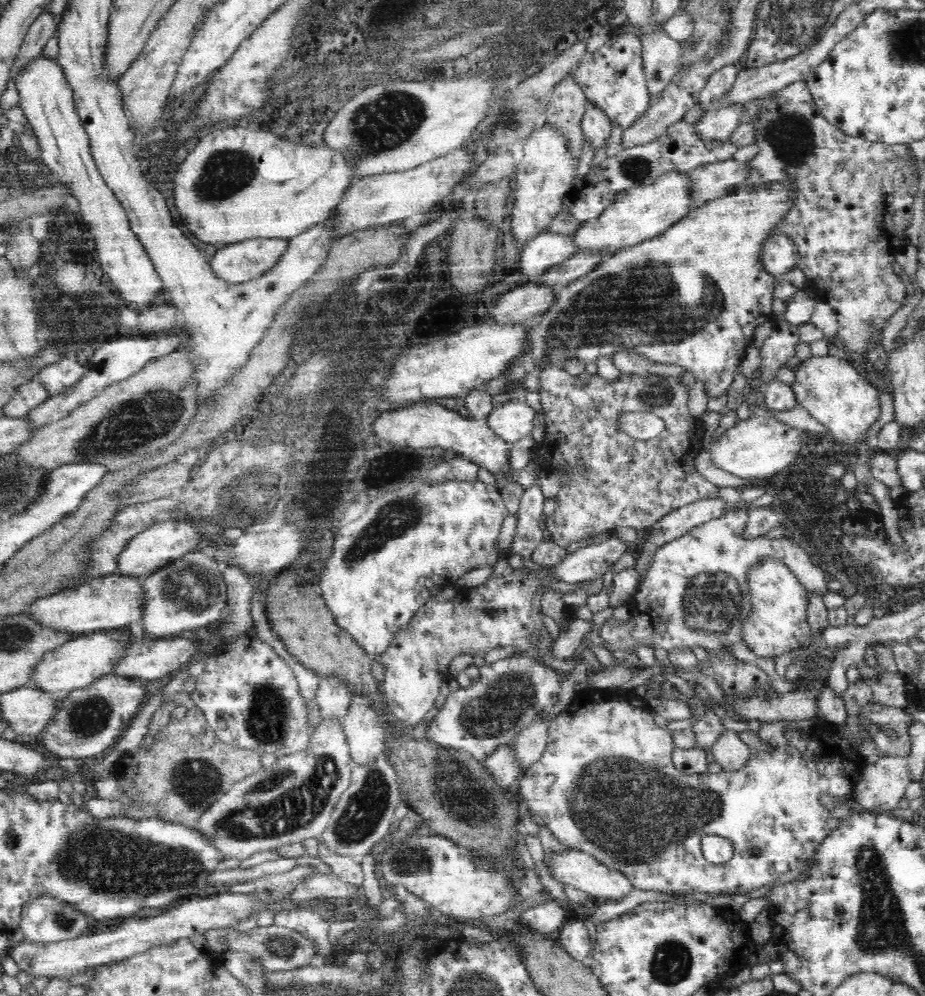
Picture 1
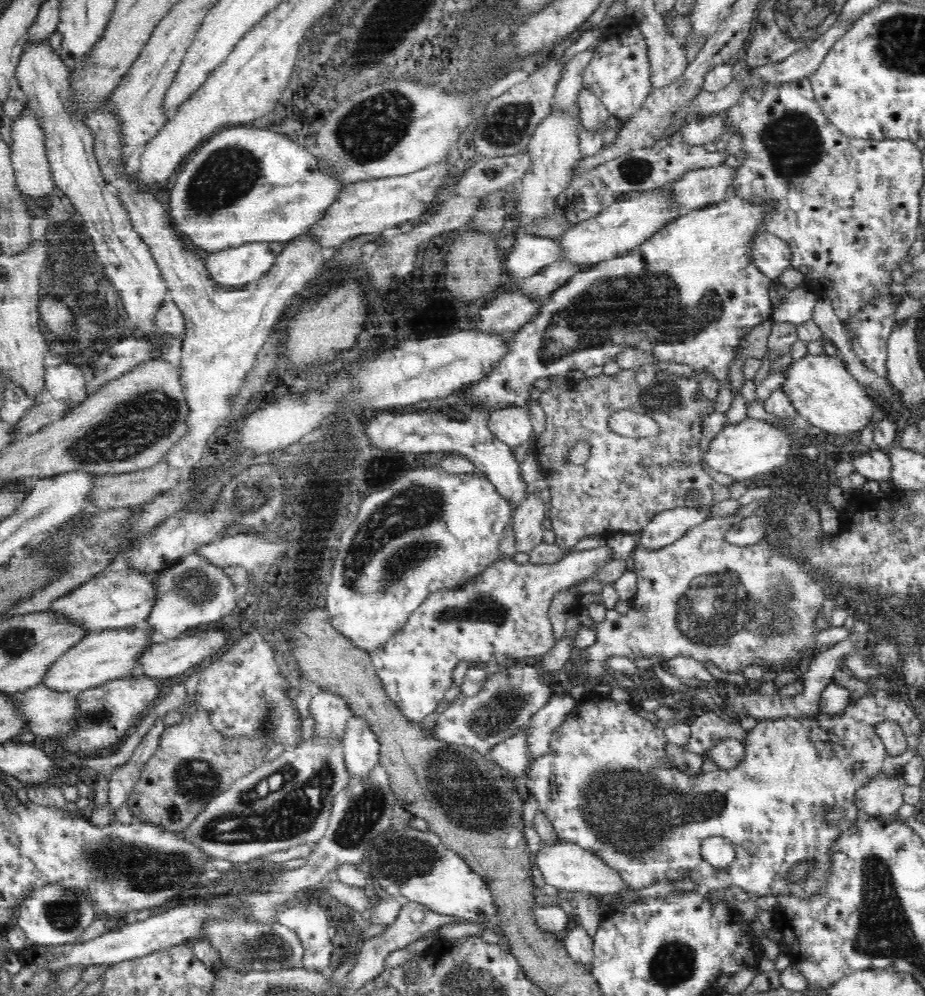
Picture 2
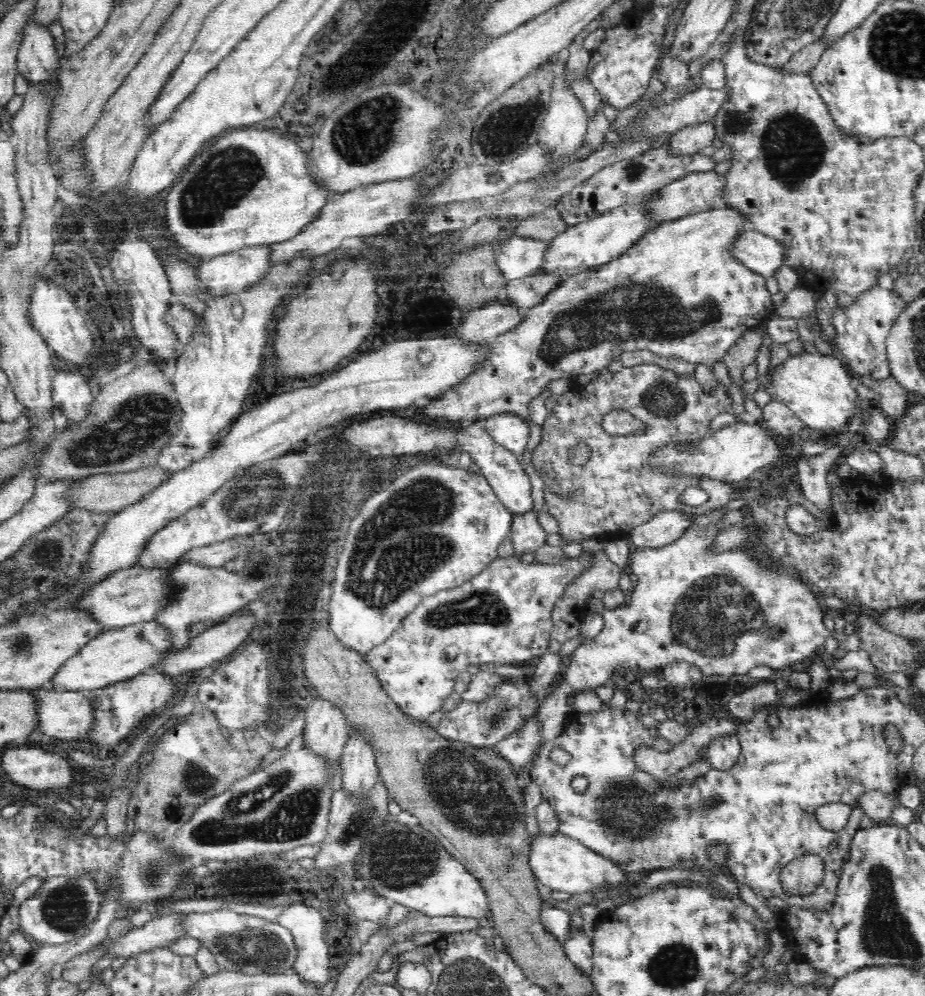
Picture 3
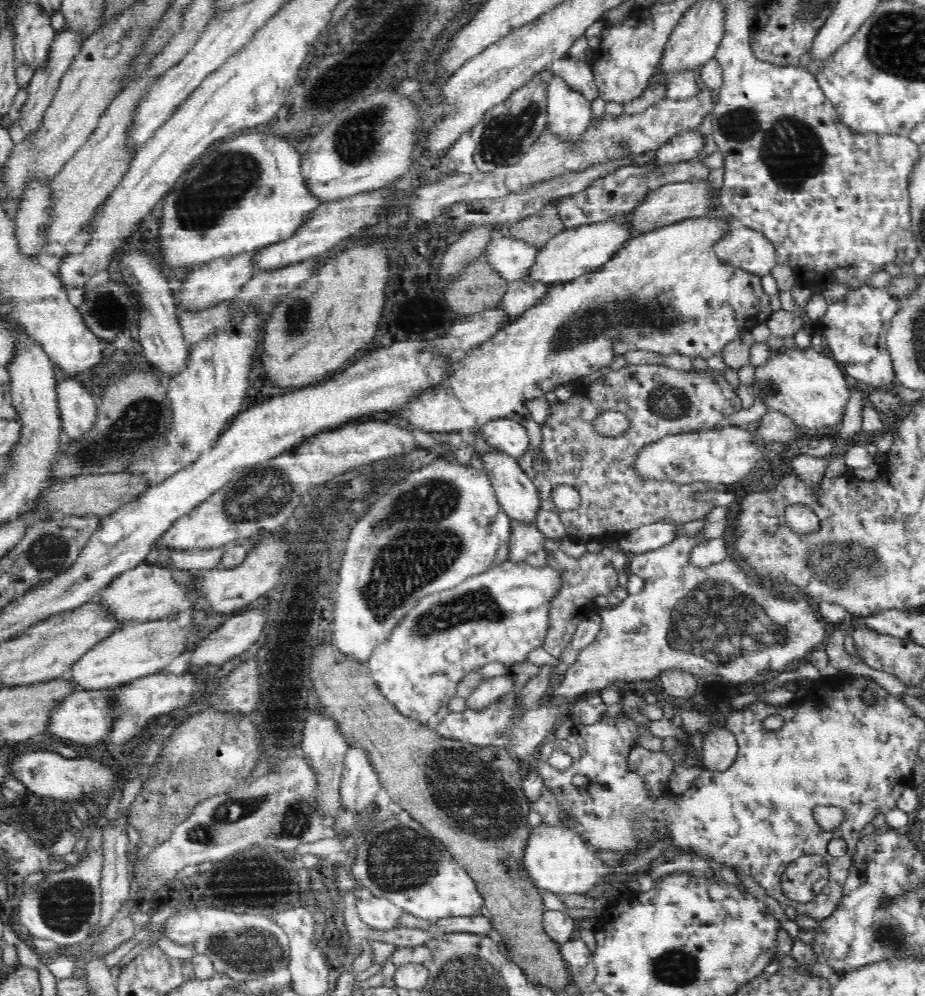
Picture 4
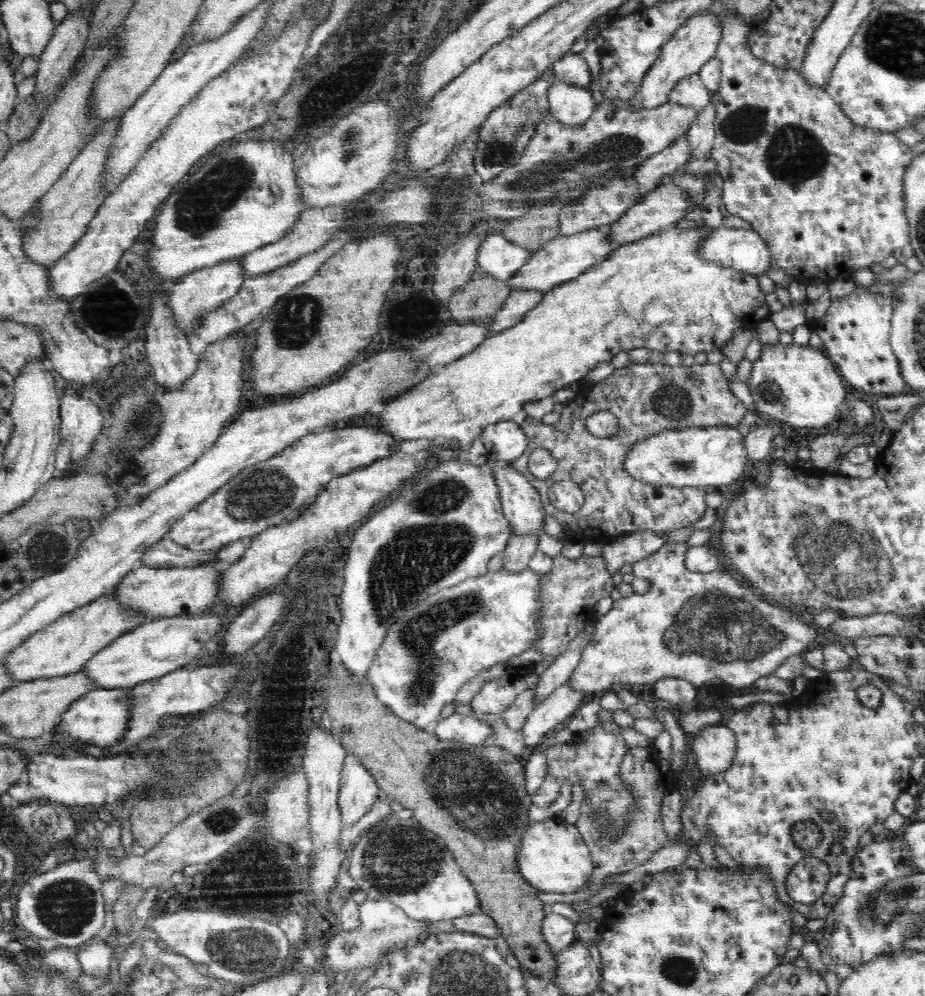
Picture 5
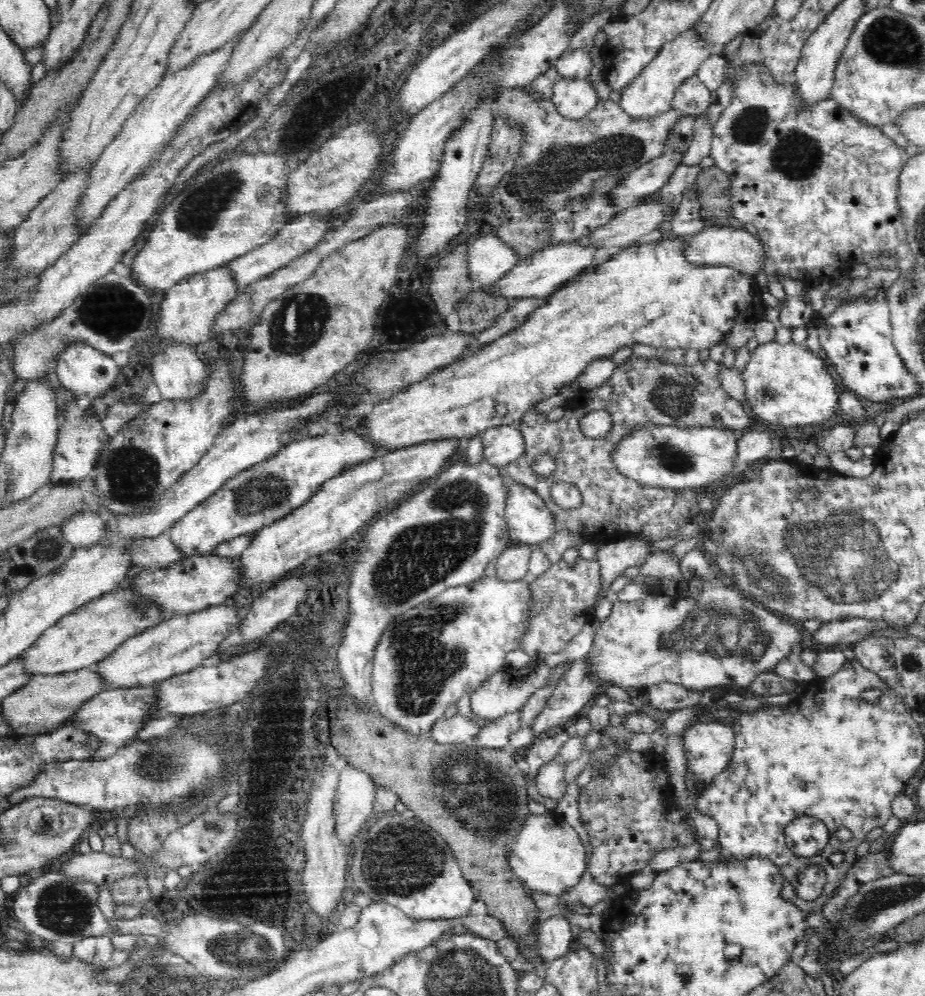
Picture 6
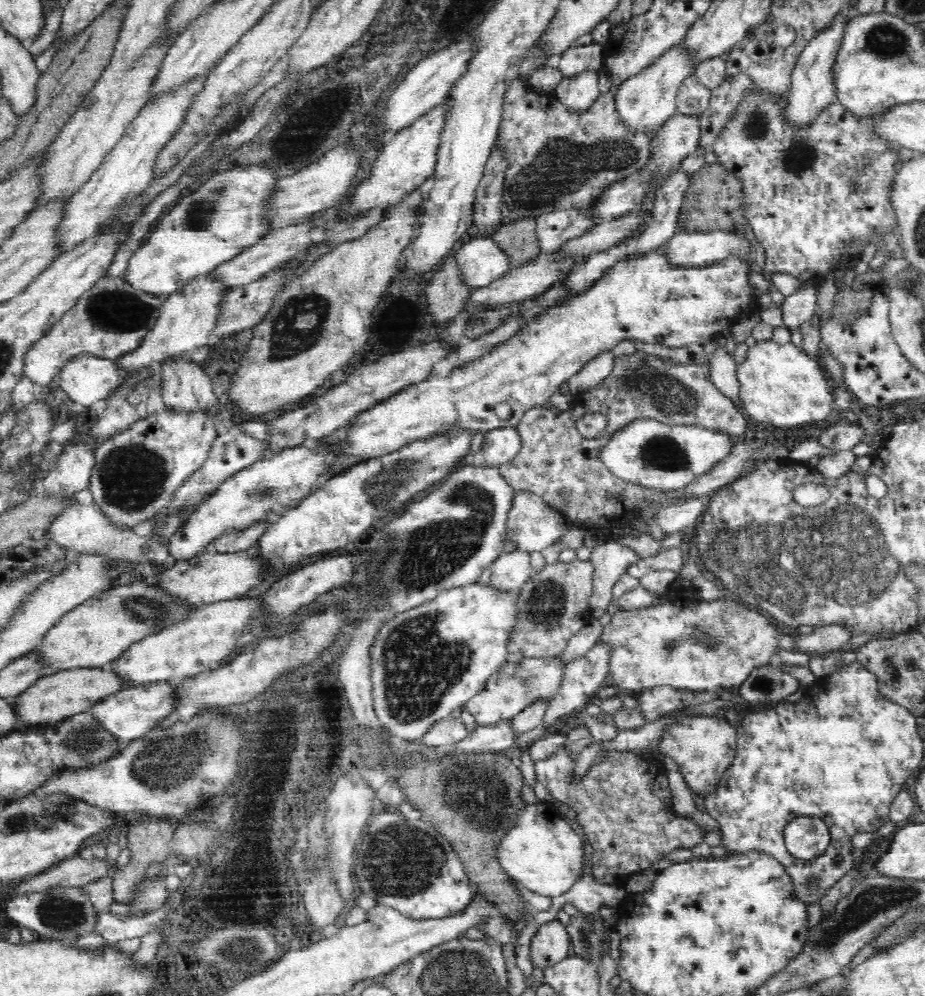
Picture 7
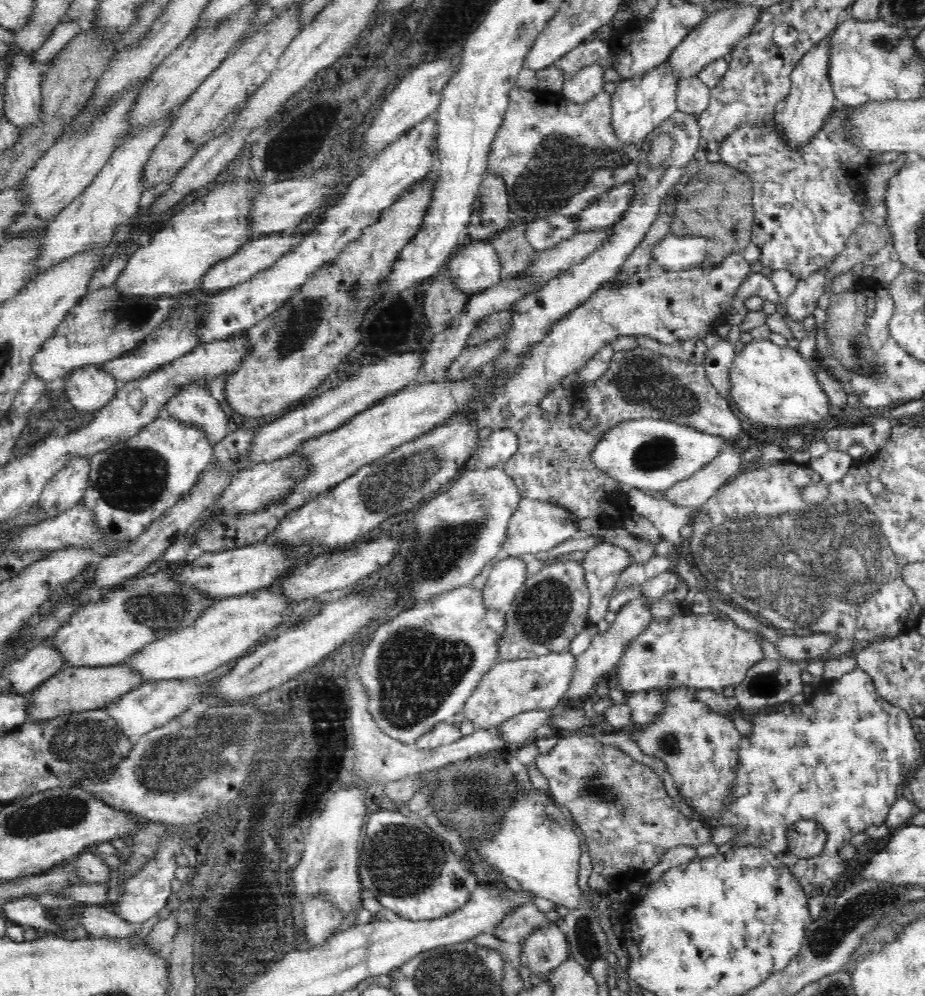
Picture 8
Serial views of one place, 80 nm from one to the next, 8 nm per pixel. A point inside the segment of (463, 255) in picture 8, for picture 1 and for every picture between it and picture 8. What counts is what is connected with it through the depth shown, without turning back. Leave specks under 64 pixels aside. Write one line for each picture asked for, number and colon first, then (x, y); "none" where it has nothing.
1: (548, 249)
2: (531, 254)
3: (518, 257)
4: (512, 258)
5: (503, 259)
6: (490, 259)
7: (481, 260)

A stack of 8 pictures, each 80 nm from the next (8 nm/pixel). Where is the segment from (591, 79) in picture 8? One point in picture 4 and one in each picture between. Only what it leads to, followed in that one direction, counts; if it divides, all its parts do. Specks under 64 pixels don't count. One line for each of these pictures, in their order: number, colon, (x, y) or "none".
4: (569, 114)
5: (571, 106)
6: (573, 99)
7: (578, 93)

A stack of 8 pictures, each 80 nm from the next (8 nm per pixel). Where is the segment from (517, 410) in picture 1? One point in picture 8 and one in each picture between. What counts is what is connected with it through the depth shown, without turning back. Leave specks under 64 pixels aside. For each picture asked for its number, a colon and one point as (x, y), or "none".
2: (512, 424)
3: (512, 431)
4: (507, 435)
5: (505, 440)
6: (503, 444)
7: (500, 446)
8: (498, 449)

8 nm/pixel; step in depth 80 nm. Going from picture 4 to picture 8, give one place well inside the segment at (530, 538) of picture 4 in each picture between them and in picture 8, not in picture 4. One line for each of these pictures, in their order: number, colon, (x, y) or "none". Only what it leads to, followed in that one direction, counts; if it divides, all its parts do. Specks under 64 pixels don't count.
5: (521, 547)
6: (513, 563)
7: (511, 569)
8: (507, 576)

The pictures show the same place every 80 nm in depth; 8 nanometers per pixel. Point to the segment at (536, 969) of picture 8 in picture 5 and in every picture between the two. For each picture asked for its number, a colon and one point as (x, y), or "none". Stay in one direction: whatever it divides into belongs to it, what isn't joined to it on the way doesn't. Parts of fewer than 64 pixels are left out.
5: (558, 930)
6: (555, 933)
7: (552, 942)

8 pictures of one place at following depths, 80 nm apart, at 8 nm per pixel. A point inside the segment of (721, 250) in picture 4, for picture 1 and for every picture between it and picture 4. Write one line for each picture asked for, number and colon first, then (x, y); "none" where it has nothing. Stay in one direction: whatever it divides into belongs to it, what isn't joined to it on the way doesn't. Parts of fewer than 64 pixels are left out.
1: (781, 254)
2: (773, 255)
3: (763, 254)

